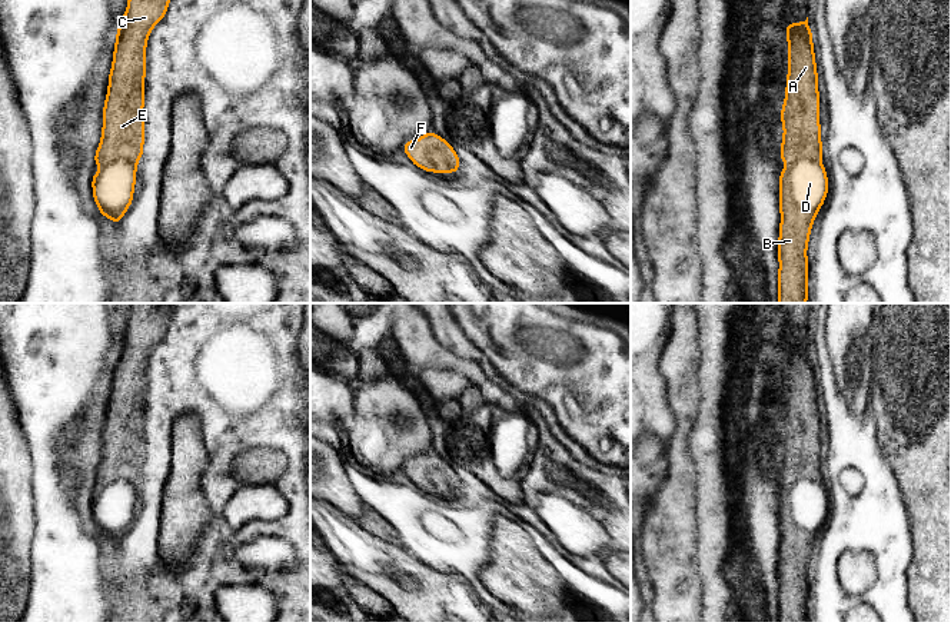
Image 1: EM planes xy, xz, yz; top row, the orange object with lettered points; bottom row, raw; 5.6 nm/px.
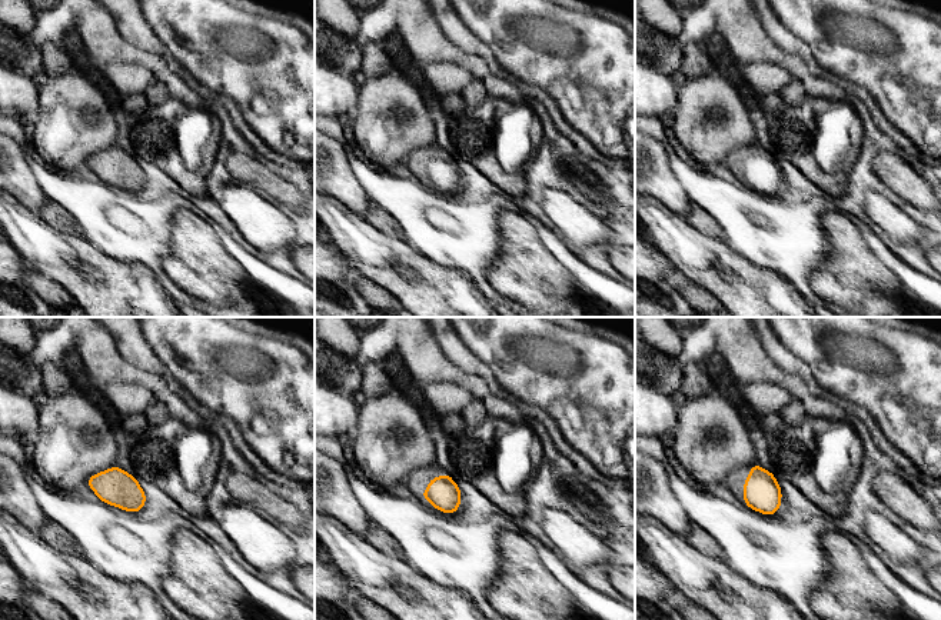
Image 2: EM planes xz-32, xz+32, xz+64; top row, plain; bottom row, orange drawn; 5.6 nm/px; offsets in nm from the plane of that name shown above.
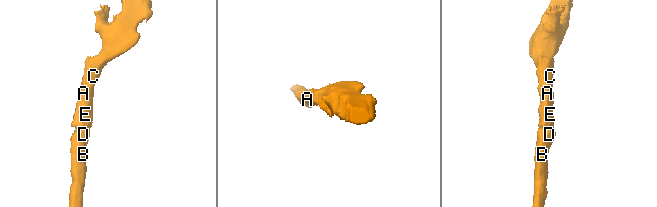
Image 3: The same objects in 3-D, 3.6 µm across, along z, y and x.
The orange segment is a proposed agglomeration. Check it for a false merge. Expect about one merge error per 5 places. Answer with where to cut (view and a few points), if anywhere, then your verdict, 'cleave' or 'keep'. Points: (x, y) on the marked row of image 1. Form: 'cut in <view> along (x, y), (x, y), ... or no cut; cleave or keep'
no cut; keep

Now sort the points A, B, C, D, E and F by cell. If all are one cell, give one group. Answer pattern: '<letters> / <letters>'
A B C D E F

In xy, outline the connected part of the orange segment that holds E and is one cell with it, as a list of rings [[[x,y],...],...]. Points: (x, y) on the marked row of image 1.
[[[129,0],[116,33],[102,140],[94,154],[94,164],[103,169],[93,173],[92,189],[100,214],[119,226],[133,203],[134,164],[143,154],[147,37],[167,9],[169,0]]]

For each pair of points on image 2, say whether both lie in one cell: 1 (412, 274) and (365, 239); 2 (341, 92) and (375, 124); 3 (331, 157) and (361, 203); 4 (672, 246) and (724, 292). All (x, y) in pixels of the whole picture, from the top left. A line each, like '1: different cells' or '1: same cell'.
1: same cell
2: different cells
3: same cell
4: same cell

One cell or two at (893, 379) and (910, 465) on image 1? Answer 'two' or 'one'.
one

